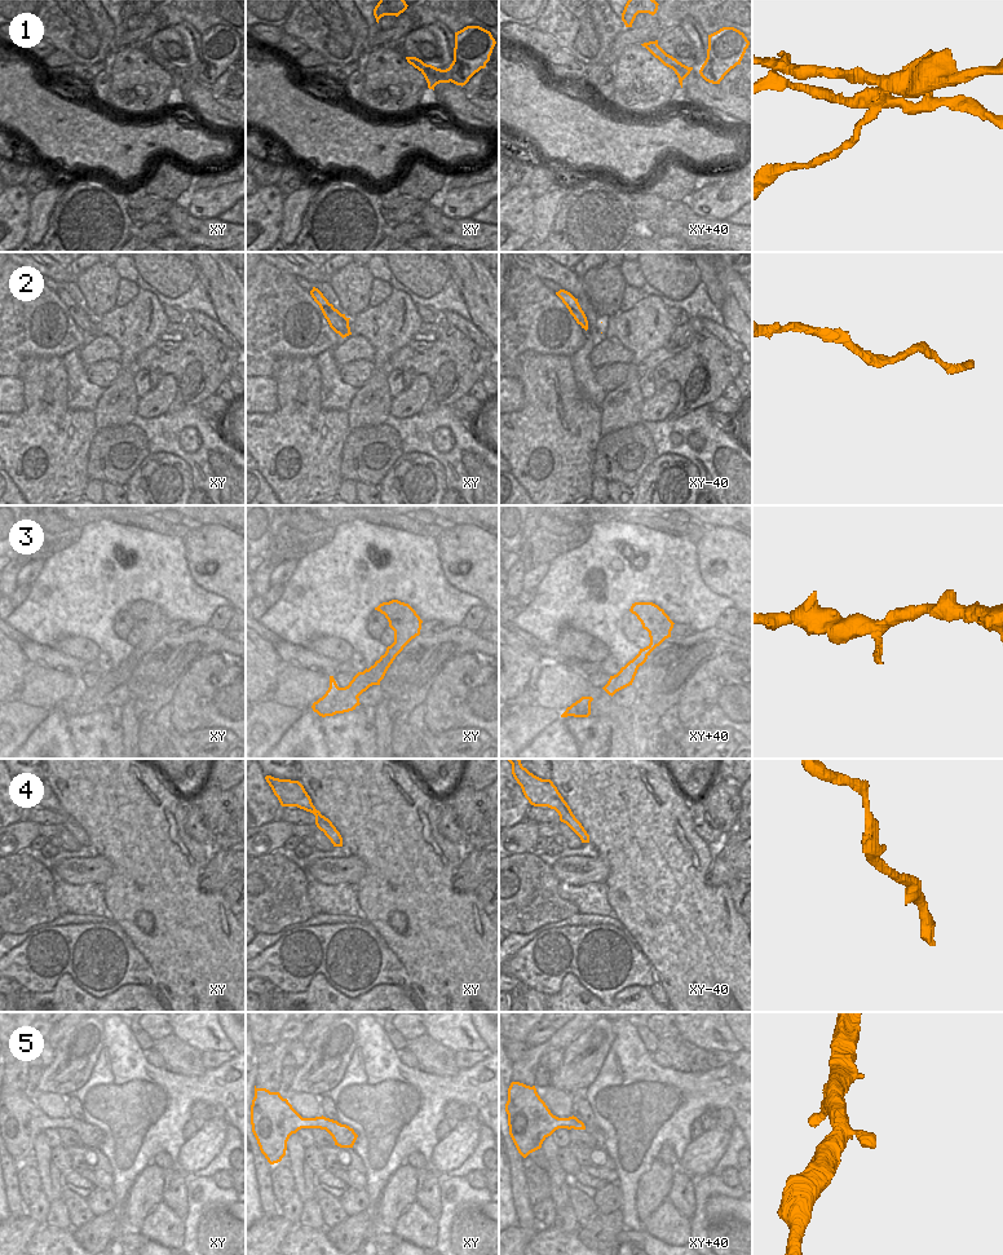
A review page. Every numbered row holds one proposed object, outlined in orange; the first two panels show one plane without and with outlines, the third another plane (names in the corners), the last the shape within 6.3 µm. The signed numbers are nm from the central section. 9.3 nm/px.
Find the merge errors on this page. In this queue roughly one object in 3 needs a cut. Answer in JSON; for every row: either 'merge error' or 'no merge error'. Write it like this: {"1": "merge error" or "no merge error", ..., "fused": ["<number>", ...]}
{"1": "merge error", "2": "no merge error", "3": "no merge error", "4": "no merge error", "5": "no merge error", "fused": ["1"]}

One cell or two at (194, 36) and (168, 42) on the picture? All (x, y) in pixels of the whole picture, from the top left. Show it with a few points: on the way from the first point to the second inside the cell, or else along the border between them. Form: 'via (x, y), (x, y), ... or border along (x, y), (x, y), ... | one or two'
border along (172, 27), (186, 49), (185, 67) | two

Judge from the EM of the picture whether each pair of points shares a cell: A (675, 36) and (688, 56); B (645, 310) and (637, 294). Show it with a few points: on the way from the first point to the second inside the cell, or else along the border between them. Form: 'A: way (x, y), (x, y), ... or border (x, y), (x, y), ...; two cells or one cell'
A: way (675, 42), (684, 51); one cell
B: border (645, 295), (635, 305), (621, 312); two cells

